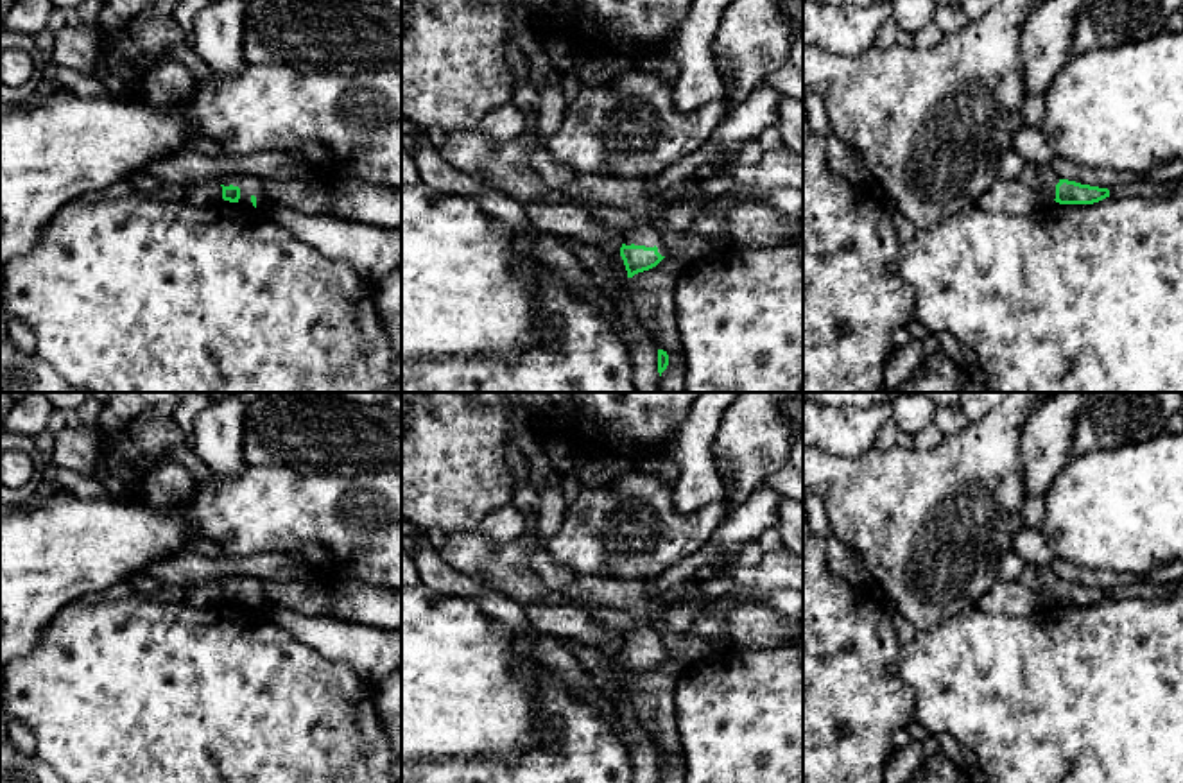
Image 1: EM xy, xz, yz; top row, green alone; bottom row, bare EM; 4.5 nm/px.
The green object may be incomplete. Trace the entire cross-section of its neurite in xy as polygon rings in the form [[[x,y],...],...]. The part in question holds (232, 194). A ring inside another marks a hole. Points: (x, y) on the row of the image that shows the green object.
[[[228,174],[220,179],[222,199],[242,206],[263,208],[267,195],[258,177],[249,174]]]

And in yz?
[[[1050,165],[1038,167],[1038,181],[1041,202],[1093,204],[1110,197],[1108,188],[1061,179]]]

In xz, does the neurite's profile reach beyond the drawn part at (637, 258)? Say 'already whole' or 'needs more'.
needs more

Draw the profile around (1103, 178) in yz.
[[[1058,154],[1052,158],[1050,167],[1061,179],[1108,188],[1108,190],[1124,183],[1144,179],[1145,176],[1145,174],[1131,174],[1131,172],[1118,172],[1108,168],[1090,168]]]

